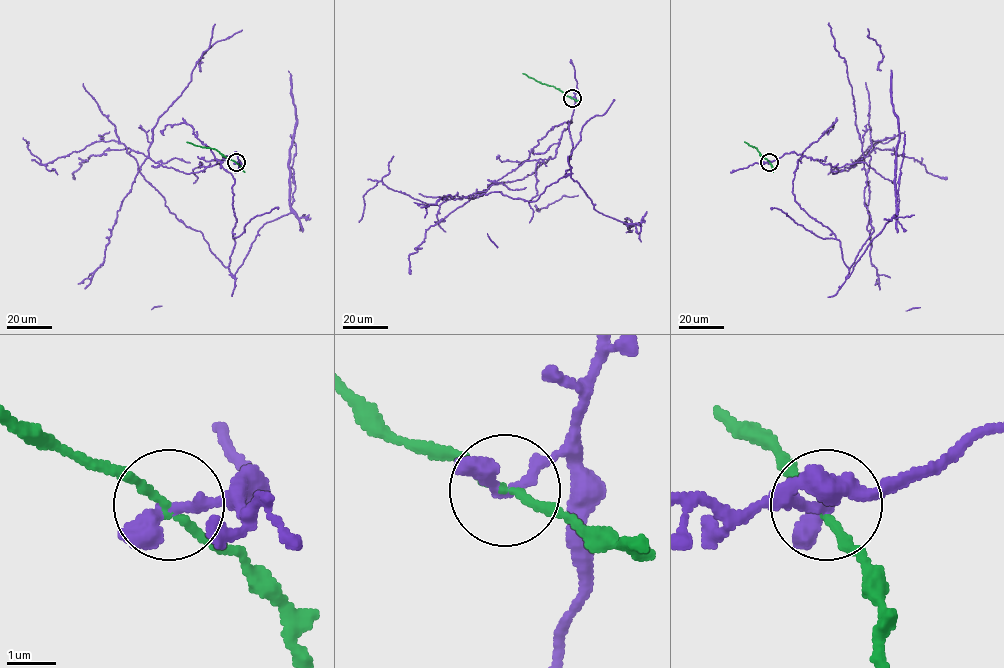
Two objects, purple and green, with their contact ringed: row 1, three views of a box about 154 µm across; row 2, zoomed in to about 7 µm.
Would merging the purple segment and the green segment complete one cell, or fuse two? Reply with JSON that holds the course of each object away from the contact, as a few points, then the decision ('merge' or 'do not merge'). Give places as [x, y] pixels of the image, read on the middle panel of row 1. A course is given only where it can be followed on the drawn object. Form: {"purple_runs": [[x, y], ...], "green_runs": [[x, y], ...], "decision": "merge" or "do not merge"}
{"purple_runs": [[572, 98], [554, 157], [525, 161], [474, 195], [535, 201], [570, 175], [595, 209], [632, 225], [624, 218]], "green_runs": [[572, 98], [523, 73]], "decision": "do not merge"}

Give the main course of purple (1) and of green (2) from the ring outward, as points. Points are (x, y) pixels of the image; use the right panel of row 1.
1: (769, 162), (794, 152), (829, 163), (833, 173), (864, 157), (874, 230), (847, 278), (896, 212), (891, 70)
2: (769, 162), (744, 141)

